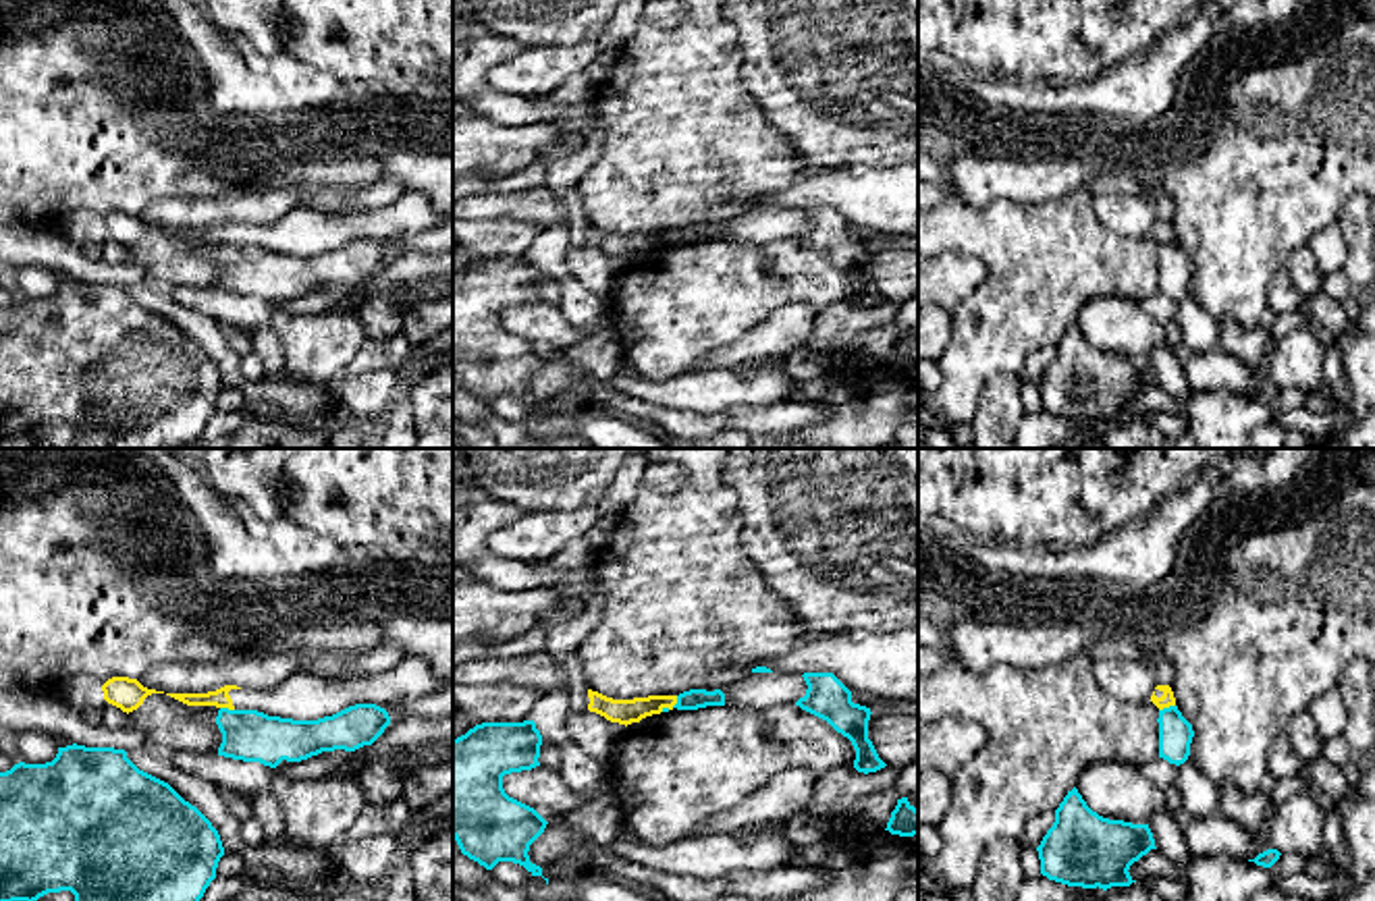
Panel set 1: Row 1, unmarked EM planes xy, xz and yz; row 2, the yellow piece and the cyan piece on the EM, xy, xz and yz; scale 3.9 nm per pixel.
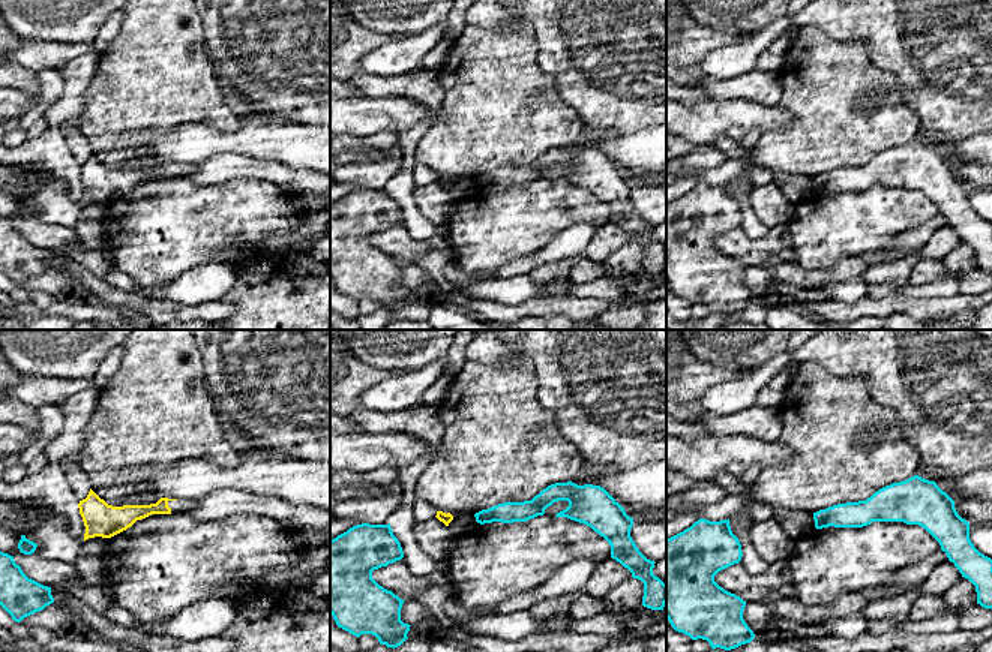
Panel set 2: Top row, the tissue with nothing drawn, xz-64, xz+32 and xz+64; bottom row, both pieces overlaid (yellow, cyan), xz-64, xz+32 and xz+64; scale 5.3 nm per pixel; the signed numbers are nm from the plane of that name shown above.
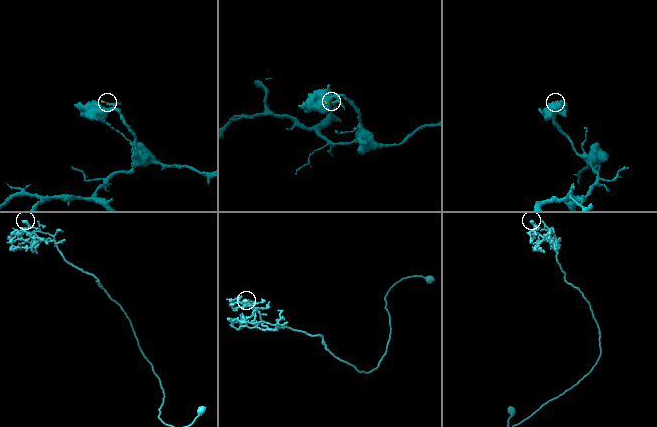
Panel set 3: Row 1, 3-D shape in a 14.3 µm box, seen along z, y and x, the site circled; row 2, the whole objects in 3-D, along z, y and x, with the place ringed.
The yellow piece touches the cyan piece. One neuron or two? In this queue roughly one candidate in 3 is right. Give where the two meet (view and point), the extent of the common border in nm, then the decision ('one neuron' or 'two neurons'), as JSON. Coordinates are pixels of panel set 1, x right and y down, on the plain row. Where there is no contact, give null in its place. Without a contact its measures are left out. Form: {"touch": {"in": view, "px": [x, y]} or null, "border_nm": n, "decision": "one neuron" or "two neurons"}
{"touch": {"in": "xz", "px": [671, 241]}, "border_nm": 90, "decision": "two neurons"}

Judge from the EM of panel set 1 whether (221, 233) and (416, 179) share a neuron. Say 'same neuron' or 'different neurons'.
different neurons

